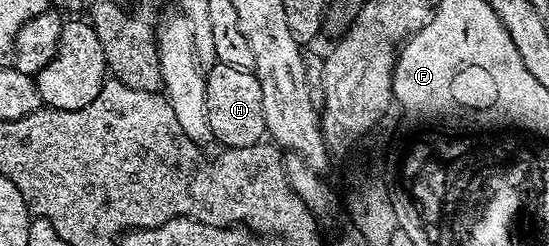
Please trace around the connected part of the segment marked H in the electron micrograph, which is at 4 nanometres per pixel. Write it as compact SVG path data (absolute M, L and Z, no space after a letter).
M217 63L207 70L204 90L206 91L206 119L210 123L212 137L220 140L219 144L223 148L250 147L259 145L265 140L266 115L262 115L262 87L252 69L239 69Z

